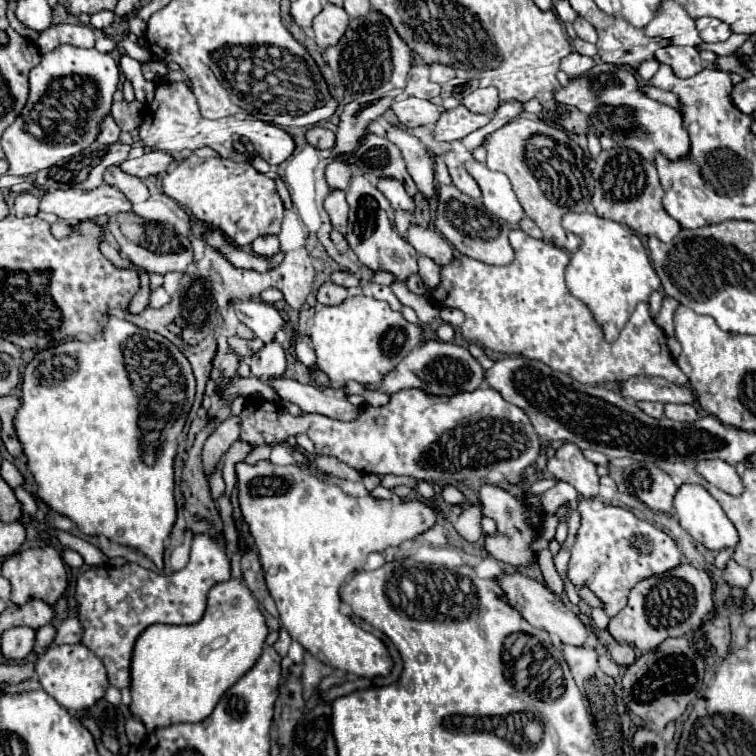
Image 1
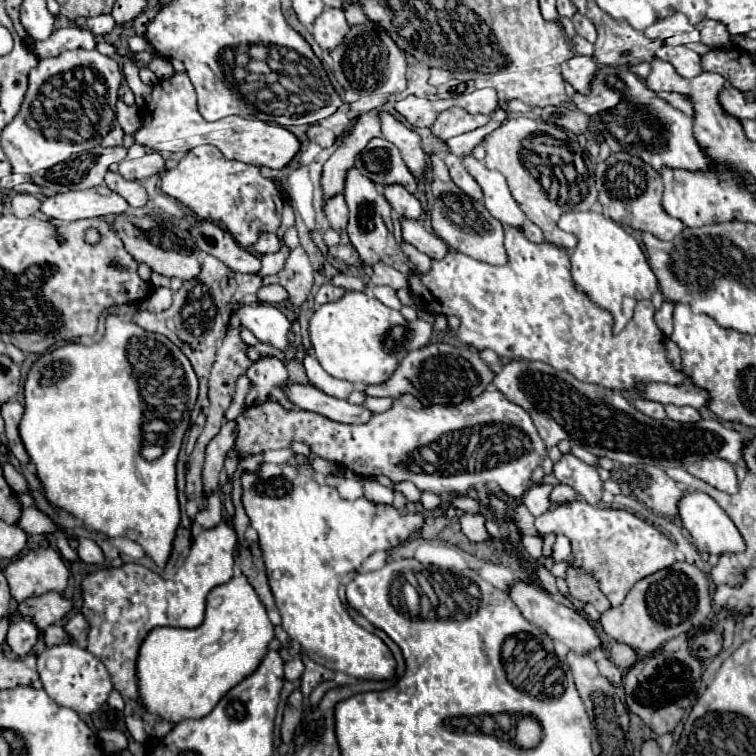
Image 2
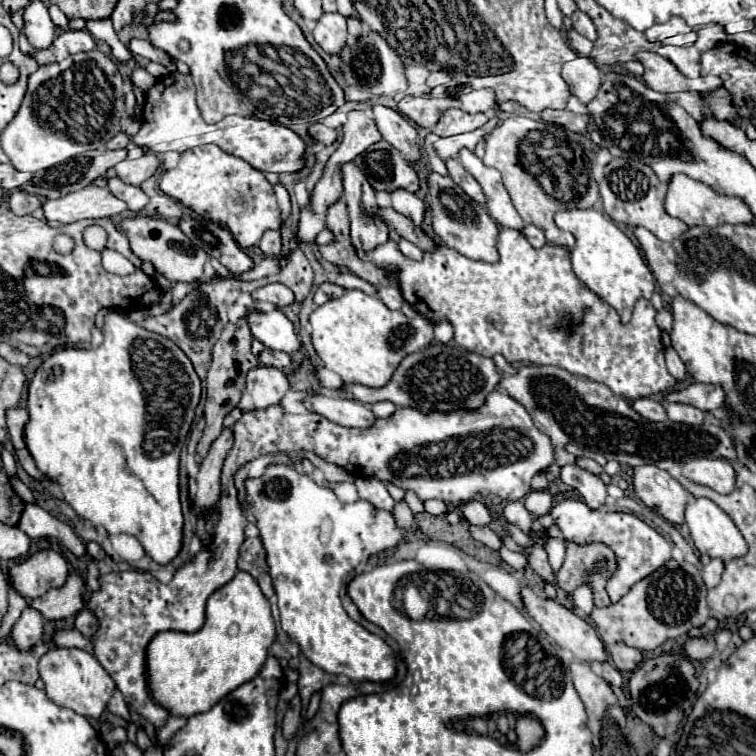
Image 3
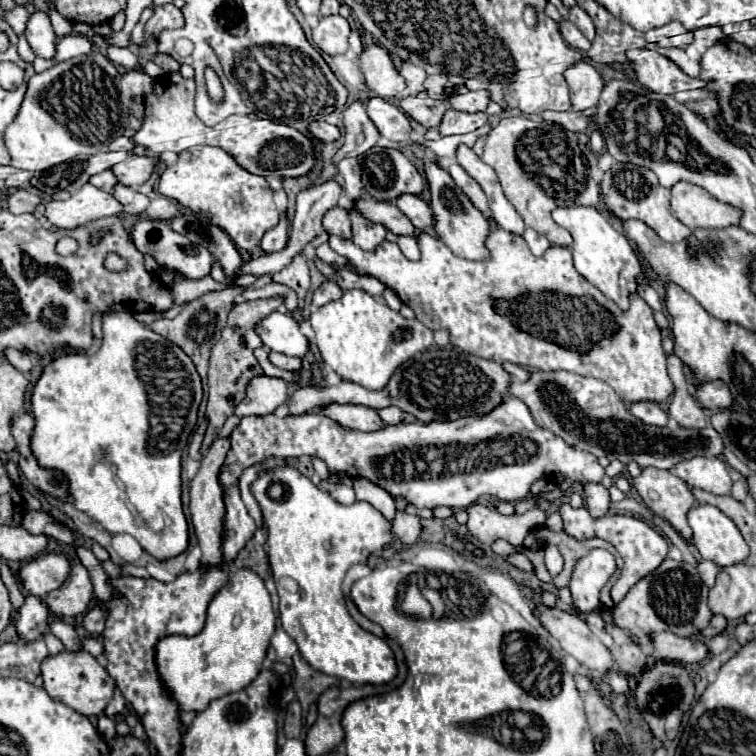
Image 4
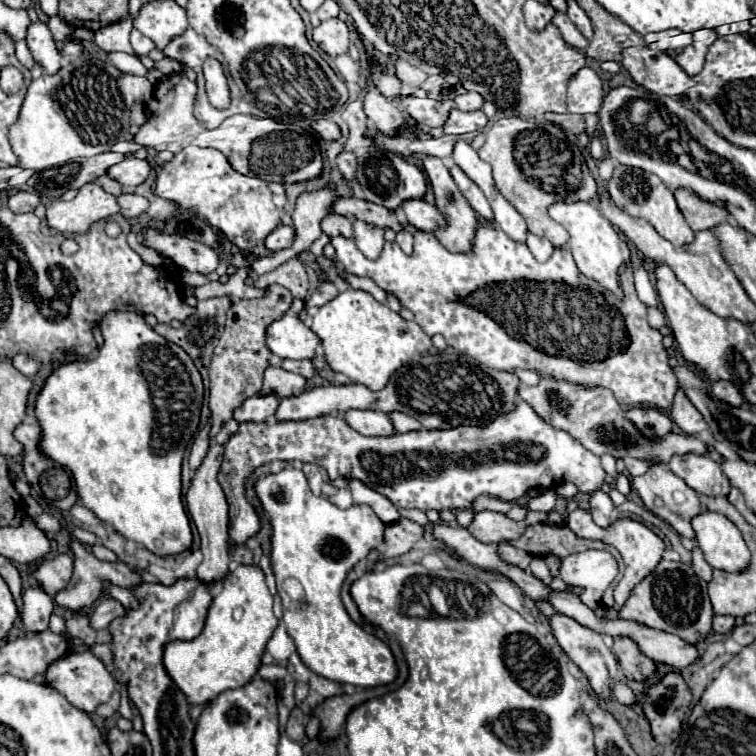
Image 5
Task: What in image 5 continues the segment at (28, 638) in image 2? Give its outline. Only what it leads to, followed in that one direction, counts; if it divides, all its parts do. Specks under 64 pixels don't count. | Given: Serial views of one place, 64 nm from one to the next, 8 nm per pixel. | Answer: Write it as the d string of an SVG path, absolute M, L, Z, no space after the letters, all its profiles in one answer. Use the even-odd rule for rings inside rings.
M34 584L24 590L24 608L22 622L28 632L42 632L48 628L48 620L54 610L54 598L44 592L40 584Z

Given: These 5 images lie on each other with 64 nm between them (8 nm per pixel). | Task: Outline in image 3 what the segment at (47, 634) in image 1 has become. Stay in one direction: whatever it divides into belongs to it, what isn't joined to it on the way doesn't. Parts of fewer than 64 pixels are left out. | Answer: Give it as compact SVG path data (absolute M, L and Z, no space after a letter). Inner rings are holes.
M58 628L56 632L54 632L54 640L56 640L56 644L58 646L64 646L64 648L86 648L86 650L90 650L90 640L88 638L84 638L78 630L66 630L66 628Z

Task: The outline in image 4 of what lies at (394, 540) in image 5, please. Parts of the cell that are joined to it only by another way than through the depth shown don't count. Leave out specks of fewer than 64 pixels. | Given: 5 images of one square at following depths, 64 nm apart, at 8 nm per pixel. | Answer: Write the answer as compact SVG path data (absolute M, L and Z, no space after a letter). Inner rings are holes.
M396 512L396 518L392 520L392 534L396 540L400 540L402 550L412 548L422 534L420 518L406 512Z

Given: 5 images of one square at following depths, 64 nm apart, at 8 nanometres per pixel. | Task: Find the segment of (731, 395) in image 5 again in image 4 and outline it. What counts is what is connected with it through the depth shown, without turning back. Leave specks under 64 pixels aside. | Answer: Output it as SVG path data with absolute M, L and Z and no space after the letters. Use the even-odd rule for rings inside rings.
M714 380L702 386L696 386L692 396L698 400L698 406L704 410L720 410L720 408L734 406L734 396L728 384L722 380Z

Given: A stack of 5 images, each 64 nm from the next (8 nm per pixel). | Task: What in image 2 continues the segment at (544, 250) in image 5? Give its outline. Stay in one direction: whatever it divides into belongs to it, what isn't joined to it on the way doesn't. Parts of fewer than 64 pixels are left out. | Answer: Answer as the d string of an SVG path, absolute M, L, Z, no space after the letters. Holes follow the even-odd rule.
M526 220L526 222L522 224L522 232L526 234L528 240L532 240L532 242L536 242L536 244L544 242L544 234L542 234L542 230L540 230L536 224L532 224L530 220Z

